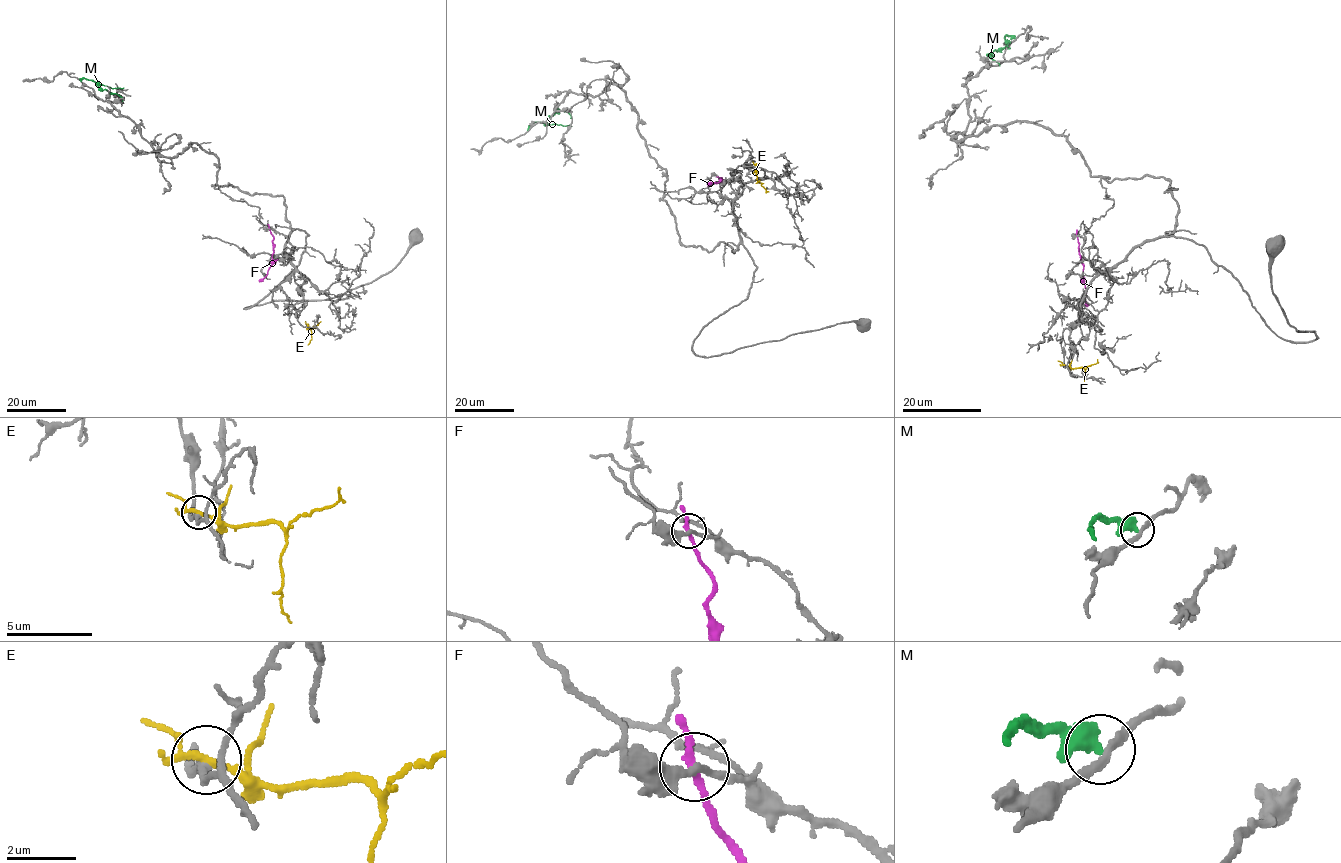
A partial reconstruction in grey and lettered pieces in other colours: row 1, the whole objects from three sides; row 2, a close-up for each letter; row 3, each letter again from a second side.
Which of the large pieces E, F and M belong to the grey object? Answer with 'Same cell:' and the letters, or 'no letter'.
Same cell: no letter

